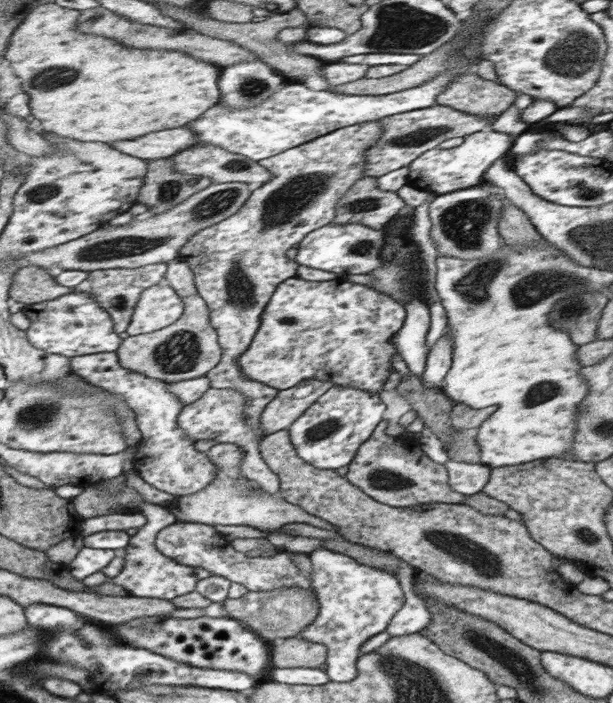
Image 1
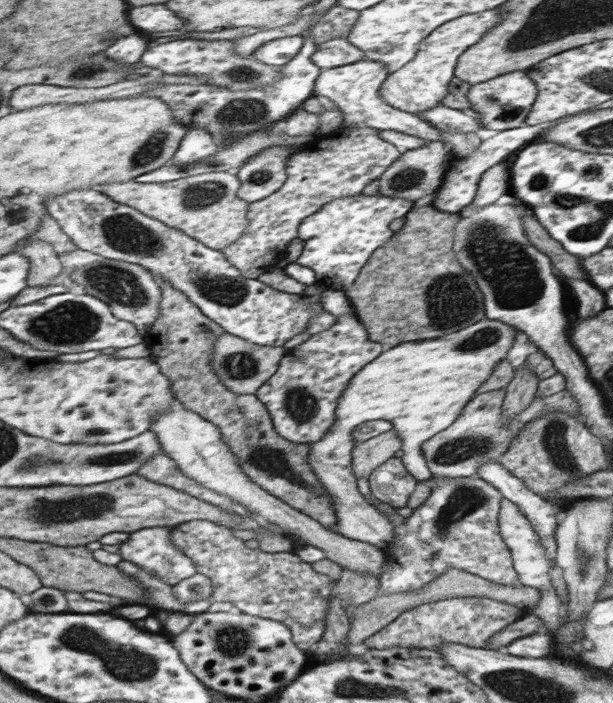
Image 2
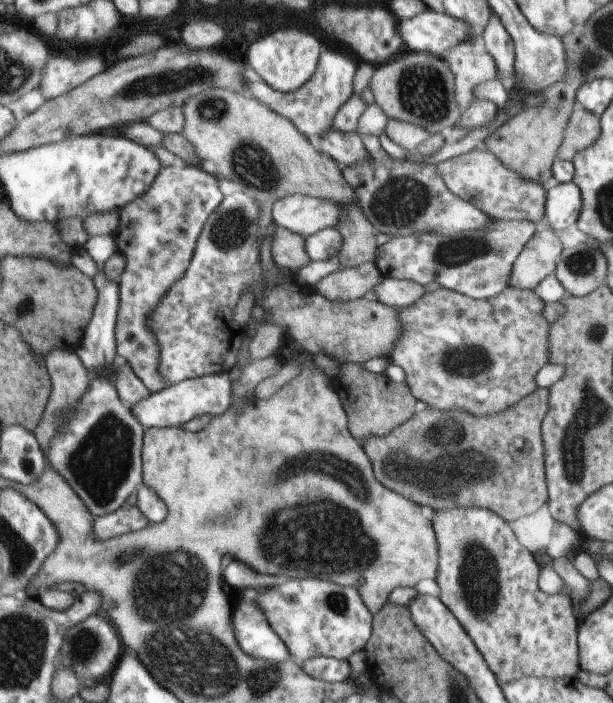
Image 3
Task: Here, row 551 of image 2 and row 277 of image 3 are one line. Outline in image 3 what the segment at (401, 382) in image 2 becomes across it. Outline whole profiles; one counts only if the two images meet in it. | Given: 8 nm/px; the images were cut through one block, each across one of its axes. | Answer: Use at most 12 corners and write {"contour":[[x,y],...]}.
{"contour":[[385,276],[370,297],[396,309],[414,306],[422,284]]}

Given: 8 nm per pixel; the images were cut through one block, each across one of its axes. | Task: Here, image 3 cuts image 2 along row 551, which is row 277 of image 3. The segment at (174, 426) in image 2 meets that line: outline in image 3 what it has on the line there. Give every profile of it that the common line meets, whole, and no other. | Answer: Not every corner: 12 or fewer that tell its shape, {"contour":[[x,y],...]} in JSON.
{"contour":[[377,265],[331,272],[313,289],[331,301],[370,296],[384,277]]}

